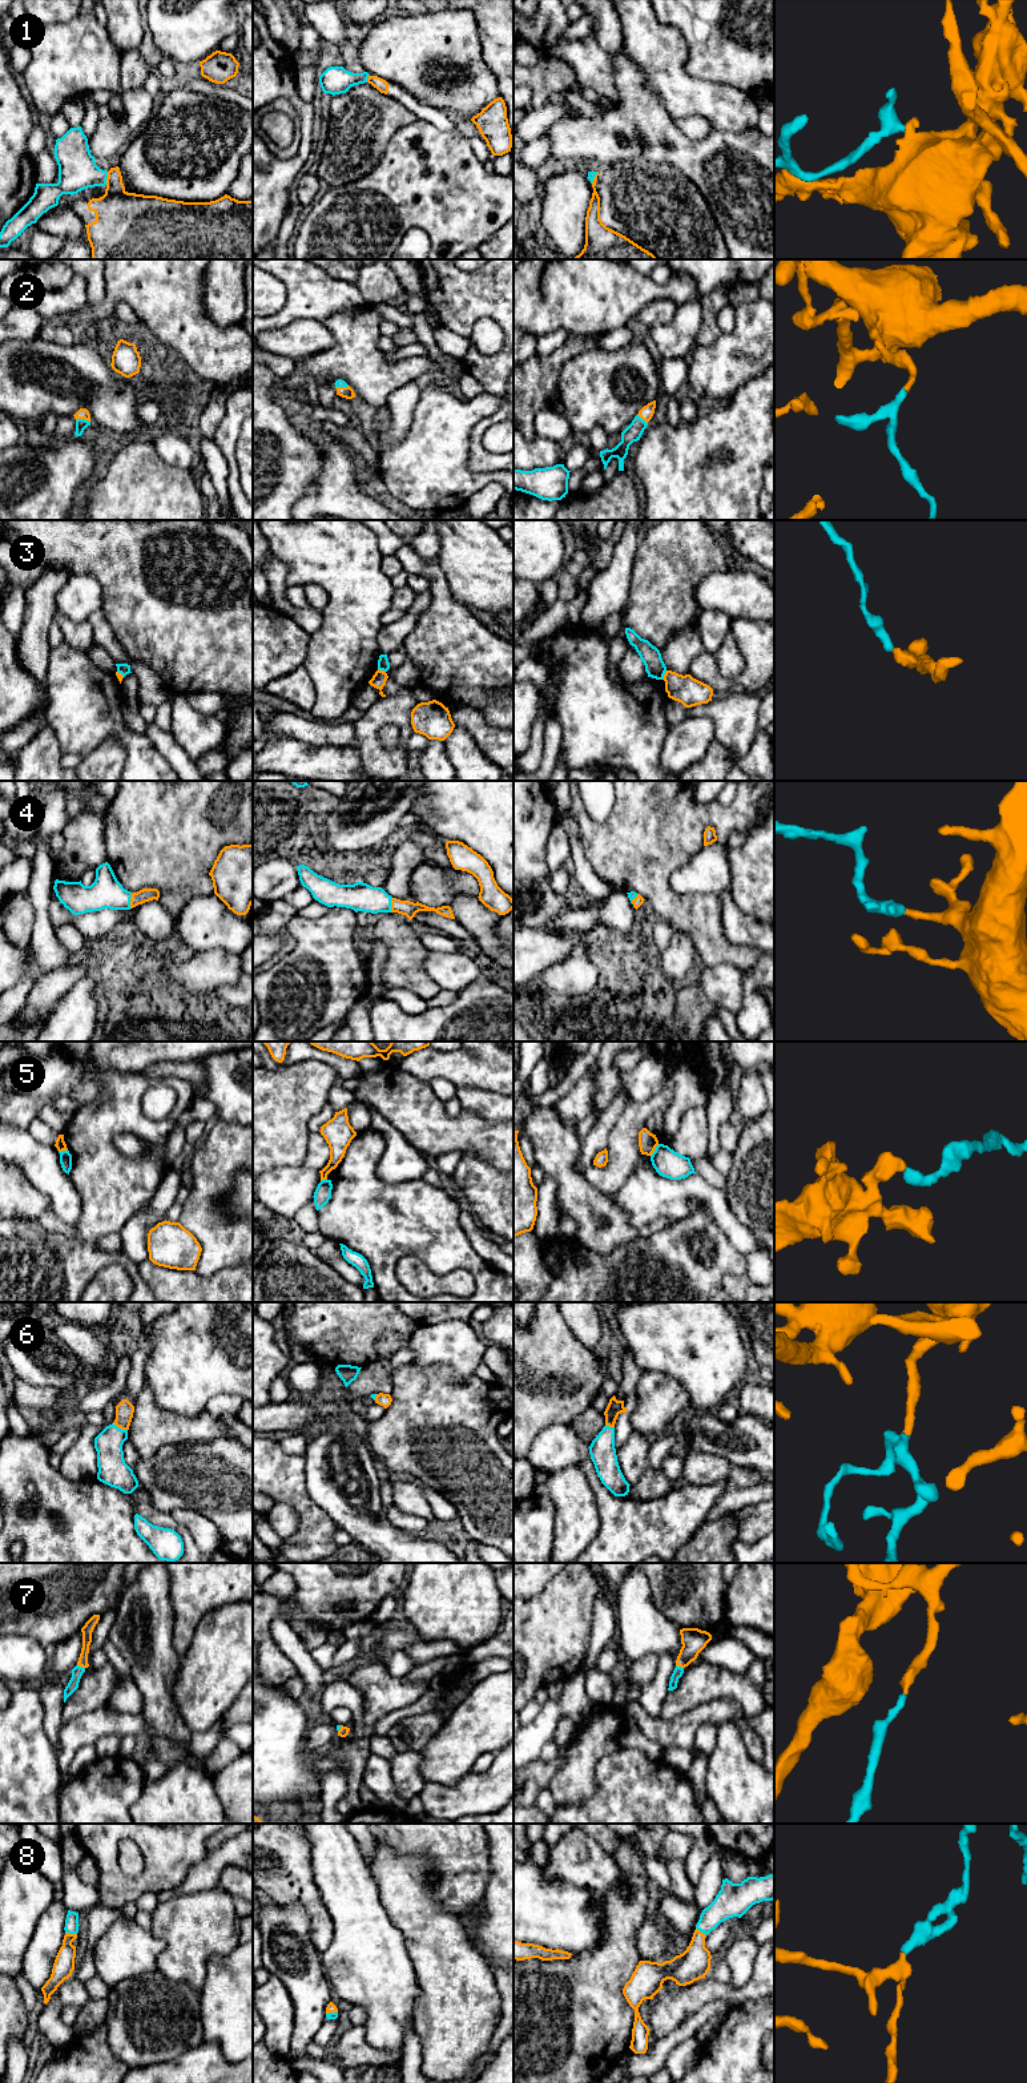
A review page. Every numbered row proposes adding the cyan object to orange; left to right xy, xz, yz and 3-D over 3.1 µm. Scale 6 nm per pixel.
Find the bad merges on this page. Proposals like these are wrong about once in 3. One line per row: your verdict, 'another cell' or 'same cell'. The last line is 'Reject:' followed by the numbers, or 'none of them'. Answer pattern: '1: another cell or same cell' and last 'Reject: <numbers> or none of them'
1: same cell
2: same cell
3: another cell
4: same cell
5: another cell
6: same cell
7: same cell
8: same cell
Reject: 3, 5

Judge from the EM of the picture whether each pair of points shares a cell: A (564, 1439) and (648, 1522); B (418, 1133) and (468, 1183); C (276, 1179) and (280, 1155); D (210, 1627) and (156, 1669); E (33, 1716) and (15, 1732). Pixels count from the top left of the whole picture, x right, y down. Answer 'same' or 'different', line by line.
A: same
B: different
C: different
D: different
E: same

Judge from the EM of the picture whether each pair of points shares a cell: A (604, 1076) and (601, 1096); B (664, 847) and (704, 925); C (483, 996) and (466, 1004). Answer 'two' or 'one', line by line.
A: one
B: one
C: one

